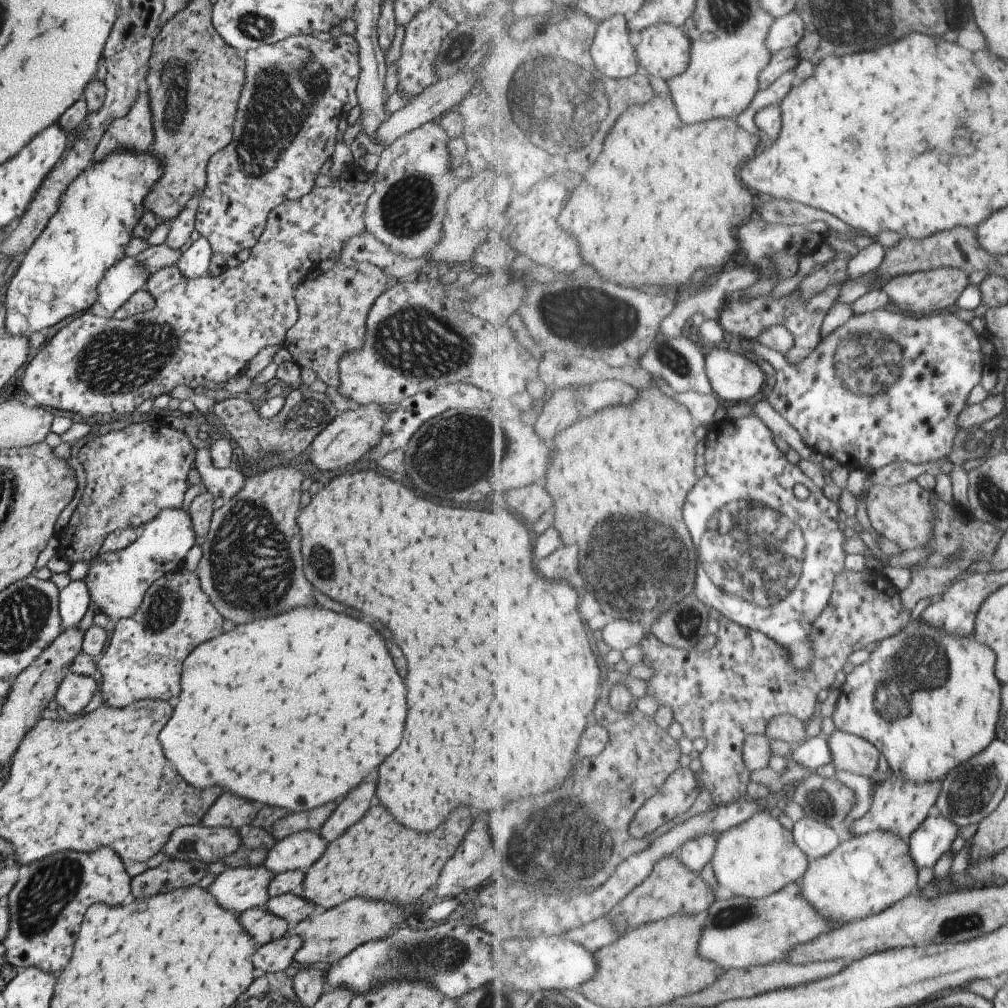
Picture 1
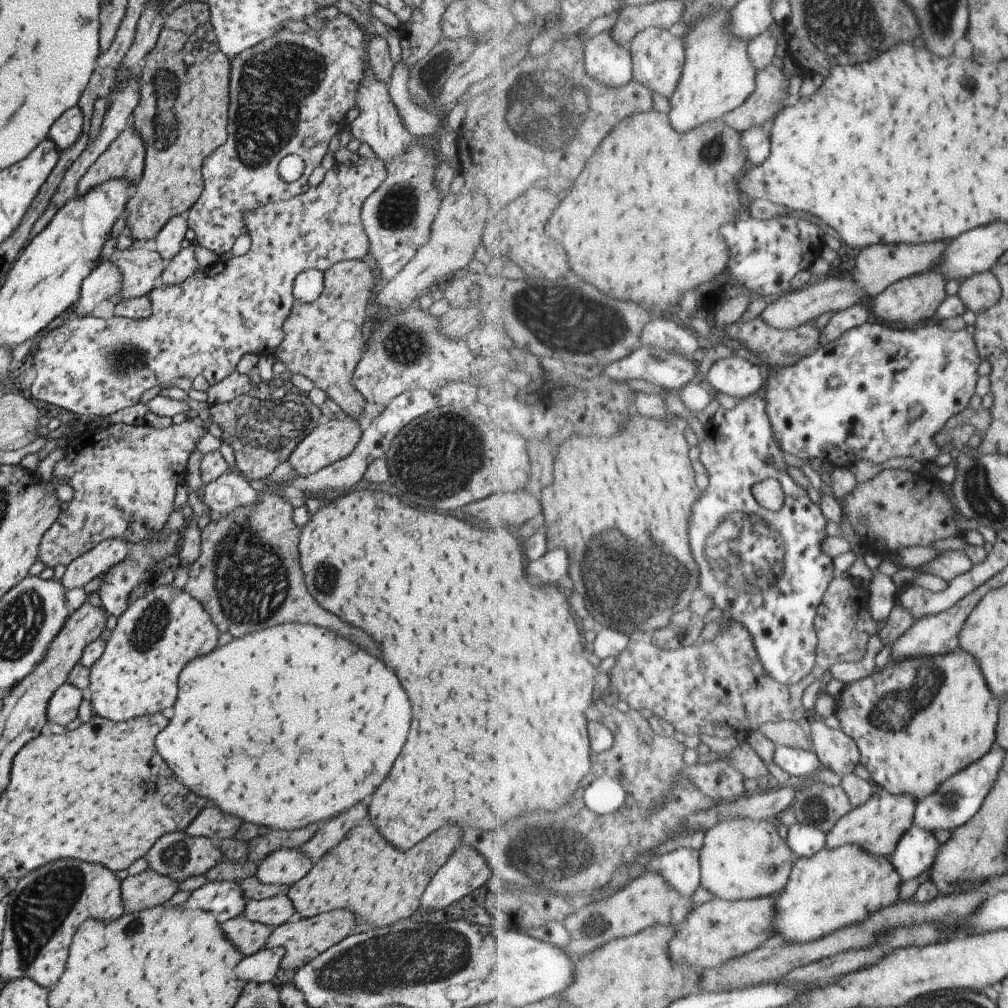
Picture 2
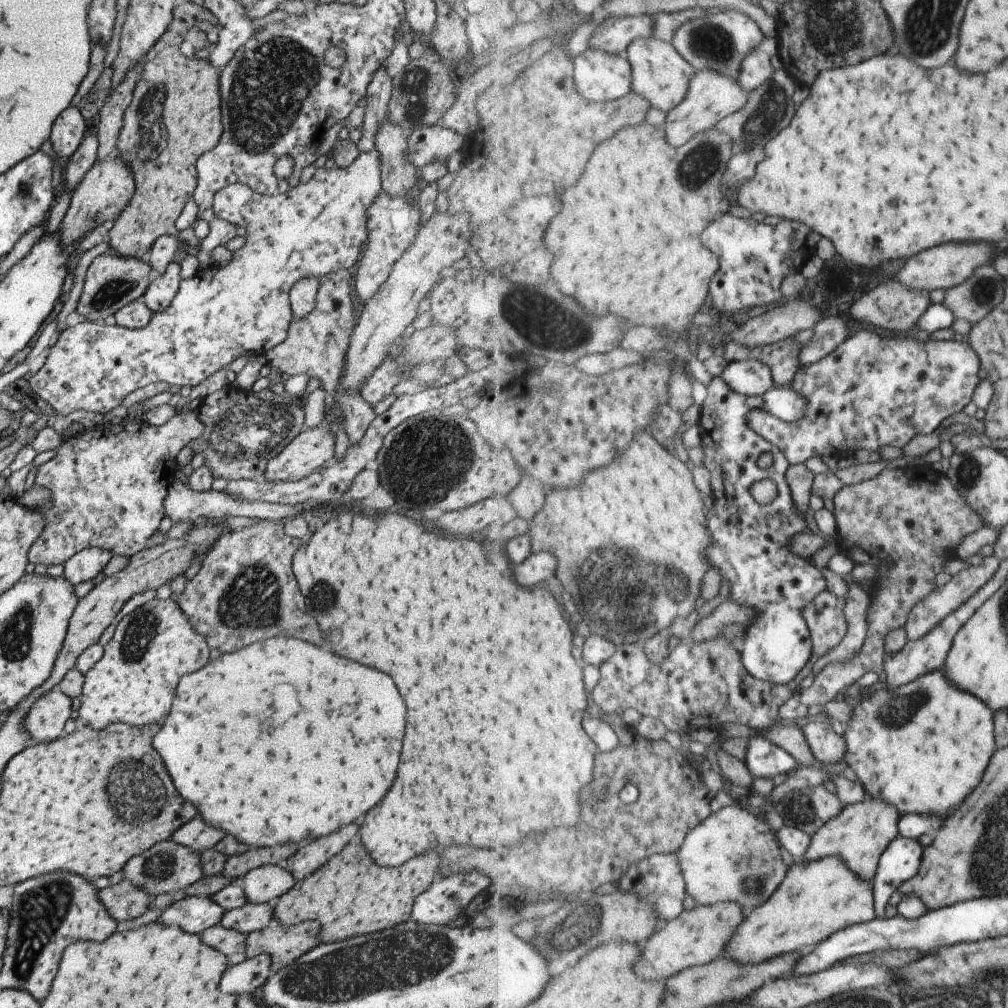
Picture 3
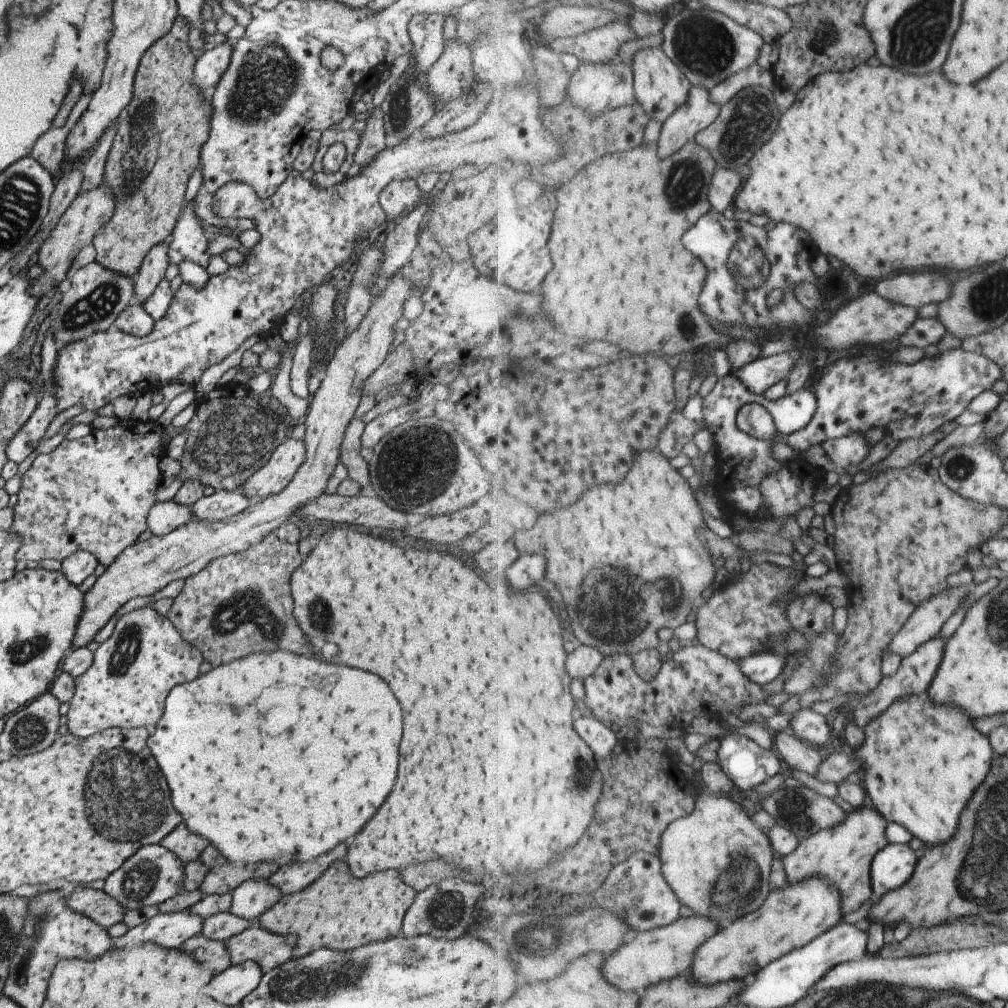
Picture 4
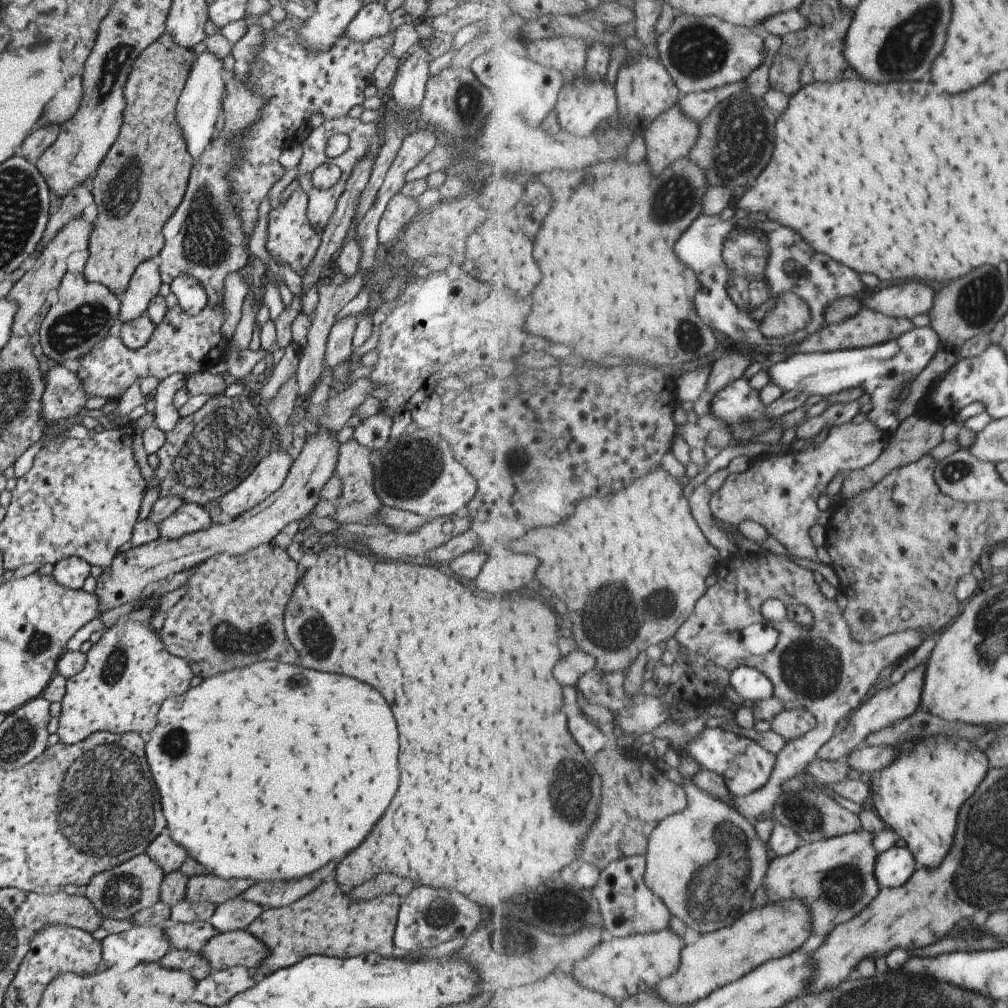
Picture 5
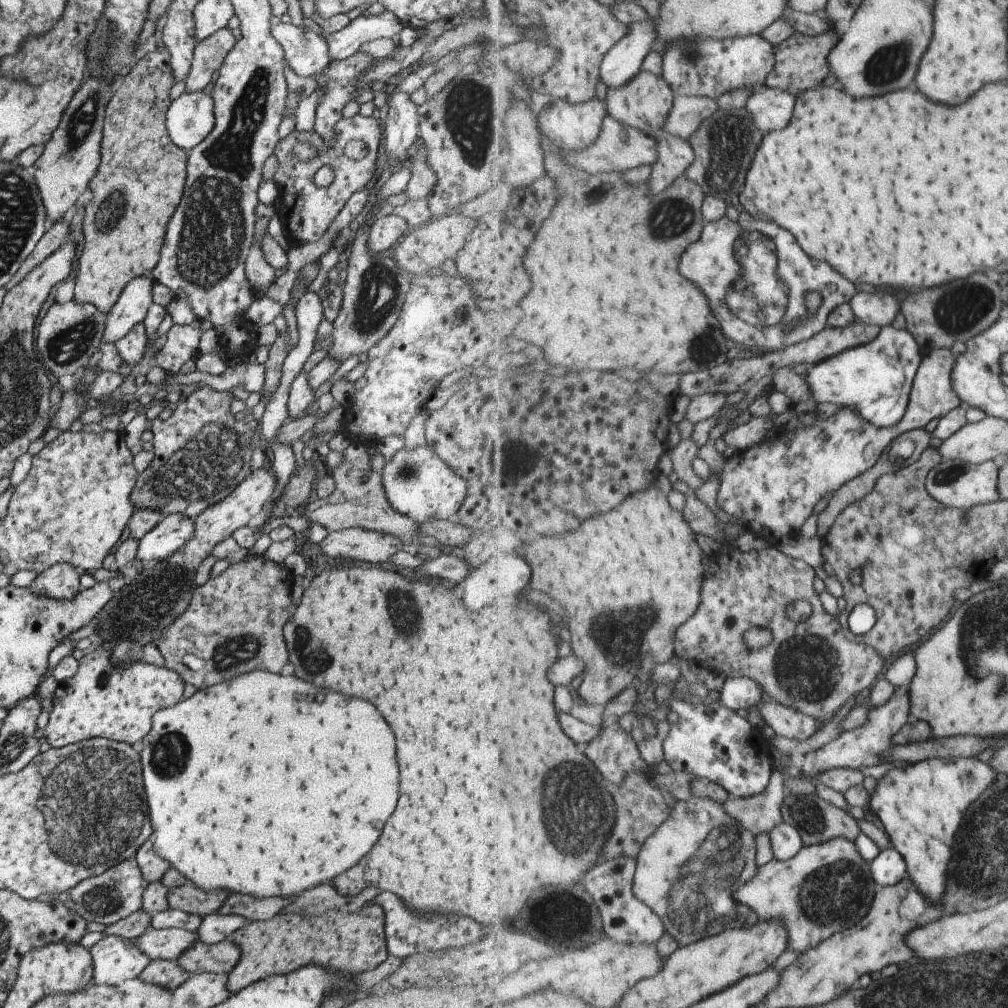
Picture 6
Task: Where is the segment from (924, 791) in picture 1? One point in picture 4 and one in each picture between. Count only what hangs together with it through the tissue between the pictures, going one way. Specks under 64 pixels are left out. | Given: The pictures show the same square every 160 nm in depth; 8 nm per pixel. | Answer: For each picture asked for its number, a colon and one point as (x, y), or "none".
2: (877, 826)
3: (860, 835)
4: (845, 853)

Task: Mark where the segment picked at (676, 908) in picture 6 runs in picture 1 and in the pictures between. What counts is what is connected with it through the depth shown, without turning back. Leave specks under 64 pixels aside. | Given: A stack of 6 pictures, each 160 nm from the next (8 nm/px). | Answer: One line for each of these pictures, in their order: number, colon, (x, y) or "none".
1: (760, 857)
2: (741, 858)
3: (718, 858)
4: (718, 860)
5: (709, 854)

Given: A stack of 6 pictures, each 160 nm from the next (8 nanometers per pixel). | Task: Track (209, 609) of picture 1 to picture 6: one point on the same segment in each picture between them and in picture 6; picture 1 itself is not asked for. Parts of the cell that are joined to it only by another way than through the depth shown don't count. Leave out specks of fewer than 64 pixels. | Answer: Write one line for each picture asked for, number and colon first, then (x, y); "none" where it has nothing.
2: (137, 674)
3: (133, 682)
4: (132, 671)
5: (128, 673)
6: (115, 703)

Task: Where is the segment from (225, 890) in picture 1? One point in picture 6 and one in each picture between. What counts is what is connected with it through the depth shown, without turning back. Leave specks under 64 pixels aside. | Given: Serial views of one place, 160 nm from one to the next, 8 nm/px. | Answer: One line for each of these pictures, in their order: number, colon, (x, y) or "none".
2: (224, 900)
3: (193, 915)
4: (169, 930)
5: (148, 944)
6: (114, 959)

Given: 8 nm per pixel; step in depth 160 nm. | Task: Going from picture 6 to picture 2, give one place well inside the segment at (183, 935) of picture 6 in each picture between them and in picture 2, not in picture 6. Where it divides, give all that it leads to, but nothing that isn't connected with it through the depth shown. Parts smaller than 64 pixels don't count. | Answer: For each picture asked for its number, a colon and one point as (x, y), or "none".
2: (273, 911)
3: (248, 918)
4: (222, 926)
5: (192, 936)

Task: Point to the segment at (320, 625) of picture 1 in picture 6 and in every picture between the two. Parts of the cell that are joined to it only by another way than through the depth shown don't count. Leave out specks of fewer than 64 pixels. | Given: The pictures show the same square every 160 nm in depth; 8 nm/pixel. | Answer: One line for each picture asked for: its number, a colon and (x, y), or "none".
2: (295, 703)
3: (229, 756)
4: (255, 796)
5: (269, 771)
6: (246, 793)

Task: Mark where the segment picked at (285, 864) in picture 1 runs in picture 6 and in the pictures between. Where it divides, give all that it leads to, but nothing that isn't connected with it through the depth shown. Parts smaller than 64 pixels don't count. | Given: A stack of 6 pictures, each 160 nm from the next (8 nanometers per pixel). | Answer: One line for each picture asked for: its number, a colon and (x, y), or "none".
2: (283, 867)
3: (261, 885)
4: (252, 897)
5: (235, 913)
6: (214, 927)

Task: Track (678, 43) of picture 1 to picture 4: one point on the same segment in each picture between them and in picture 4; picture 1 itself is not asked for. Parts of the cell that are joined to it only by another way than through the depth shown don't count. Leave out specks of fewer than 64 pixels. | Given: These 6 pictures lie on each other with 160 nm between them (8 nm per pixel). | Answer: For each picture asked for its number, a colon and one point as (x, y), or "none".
2: (659, 57)
3: (661, 75)
4: (662, 86)

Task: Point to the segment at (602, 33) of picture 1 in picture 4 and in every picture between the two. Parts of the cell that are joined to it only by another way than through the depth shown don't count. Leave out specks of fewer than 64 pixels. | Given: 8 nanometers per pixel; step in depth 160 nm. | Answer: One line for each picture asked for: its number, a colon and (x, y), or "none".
2: (606, 61)
3: (599, 76)
4: (598, 87)

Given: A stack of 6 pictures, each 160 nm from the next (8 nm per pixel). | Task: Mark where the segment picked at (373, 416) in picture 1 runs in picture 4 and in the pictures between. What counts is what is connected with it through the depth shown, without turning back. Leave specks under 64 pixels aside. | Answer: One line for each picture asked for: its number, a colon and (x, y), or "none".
2: (330, 440)
3: (311, 449)
4: (273, 476)

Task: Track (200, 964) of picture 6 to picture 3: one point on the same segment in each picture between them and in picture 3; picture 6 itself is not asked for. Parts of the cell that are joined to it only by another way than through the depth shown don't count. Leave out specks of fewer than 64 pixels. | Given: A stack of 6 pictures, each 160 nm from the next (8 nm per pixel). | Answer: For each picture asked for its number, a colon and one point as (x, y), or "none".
3: (283, 944)
4: (267, 949)
5: (227, 949)

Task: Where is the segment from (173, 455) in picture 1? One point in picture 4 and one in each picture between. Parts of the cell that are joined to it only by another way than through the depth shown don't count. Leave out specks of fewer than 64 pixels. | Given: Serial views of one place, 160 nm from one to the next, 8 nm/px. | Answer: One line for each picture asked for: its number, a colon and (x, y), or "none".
2: (123, 478)
3: (107, 483)
4: (92, 493)

